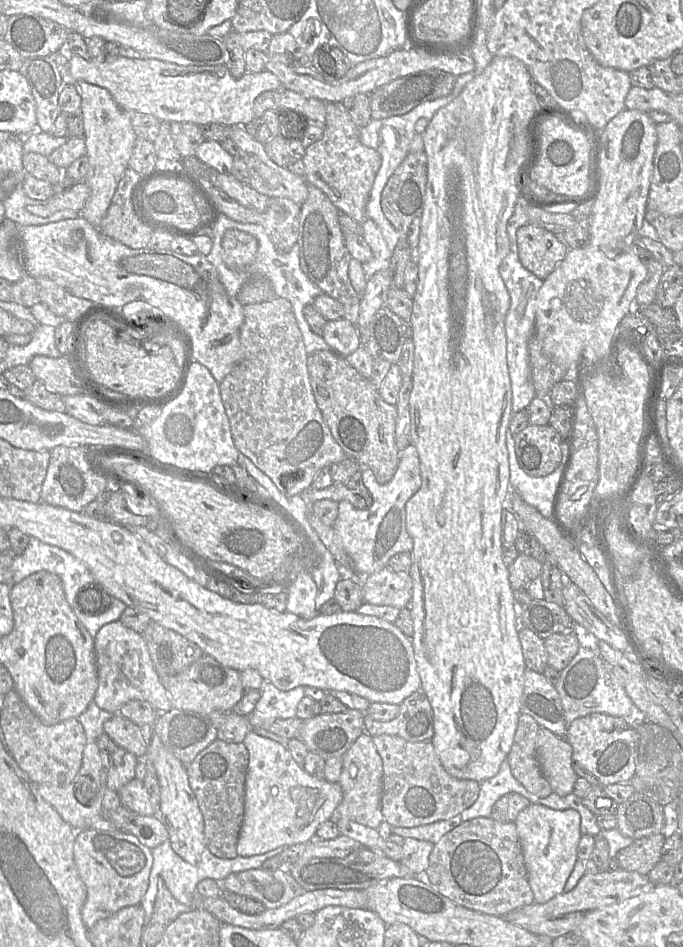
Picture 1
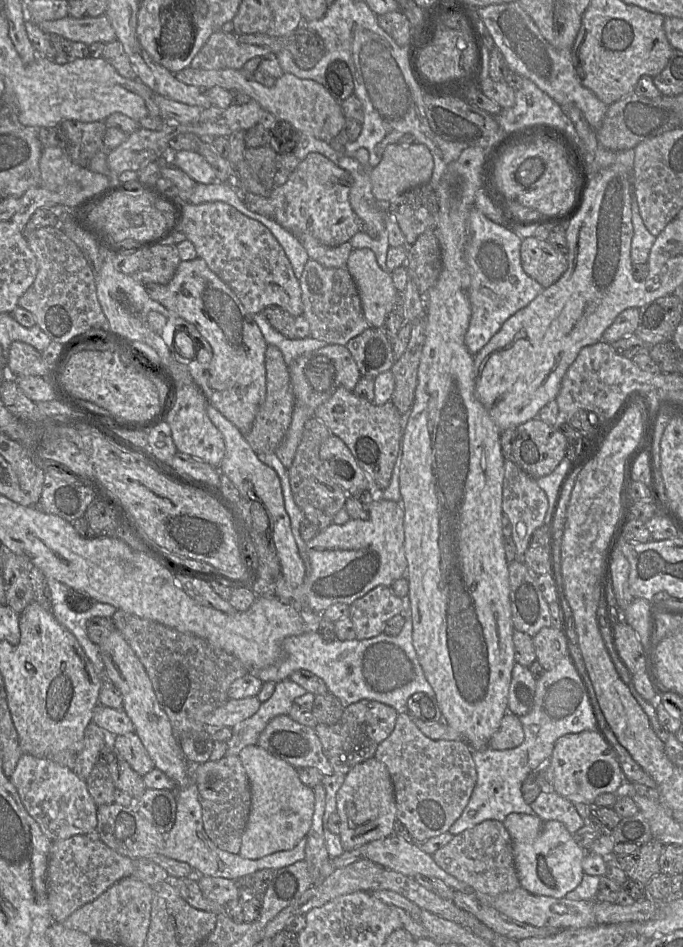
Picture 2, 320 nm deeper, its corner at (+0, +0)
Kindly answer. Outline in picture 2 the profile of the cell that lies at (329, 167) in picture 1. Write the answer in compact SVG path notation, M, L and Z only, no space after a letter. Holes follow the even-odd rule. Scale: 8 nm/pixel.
M310 153L290 174L288 181L275 186L267 197L238 191L239 198L252 212L273 219L294 235L310 234L321 244L336 247L361 231L362 221L350 204L351 175L319 153Z

